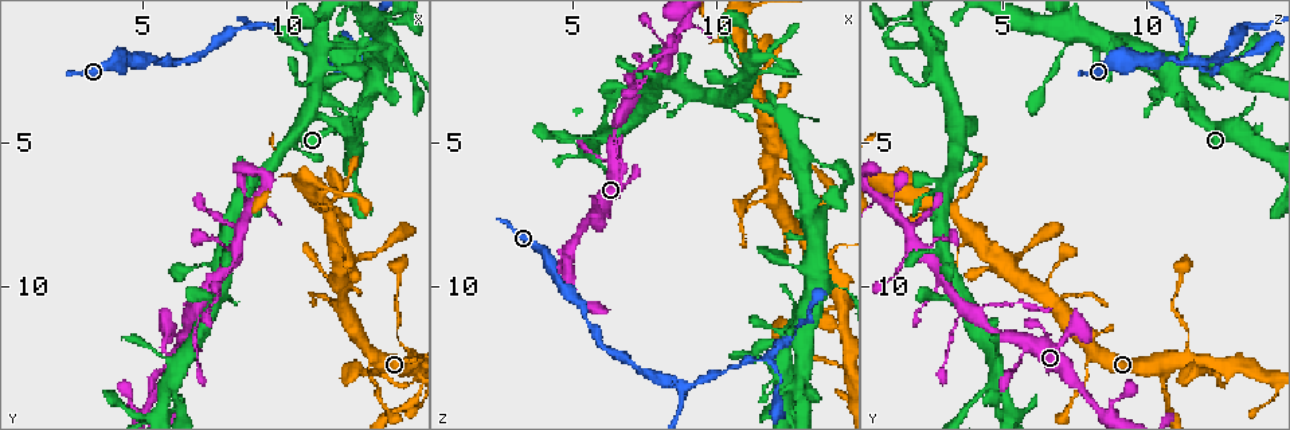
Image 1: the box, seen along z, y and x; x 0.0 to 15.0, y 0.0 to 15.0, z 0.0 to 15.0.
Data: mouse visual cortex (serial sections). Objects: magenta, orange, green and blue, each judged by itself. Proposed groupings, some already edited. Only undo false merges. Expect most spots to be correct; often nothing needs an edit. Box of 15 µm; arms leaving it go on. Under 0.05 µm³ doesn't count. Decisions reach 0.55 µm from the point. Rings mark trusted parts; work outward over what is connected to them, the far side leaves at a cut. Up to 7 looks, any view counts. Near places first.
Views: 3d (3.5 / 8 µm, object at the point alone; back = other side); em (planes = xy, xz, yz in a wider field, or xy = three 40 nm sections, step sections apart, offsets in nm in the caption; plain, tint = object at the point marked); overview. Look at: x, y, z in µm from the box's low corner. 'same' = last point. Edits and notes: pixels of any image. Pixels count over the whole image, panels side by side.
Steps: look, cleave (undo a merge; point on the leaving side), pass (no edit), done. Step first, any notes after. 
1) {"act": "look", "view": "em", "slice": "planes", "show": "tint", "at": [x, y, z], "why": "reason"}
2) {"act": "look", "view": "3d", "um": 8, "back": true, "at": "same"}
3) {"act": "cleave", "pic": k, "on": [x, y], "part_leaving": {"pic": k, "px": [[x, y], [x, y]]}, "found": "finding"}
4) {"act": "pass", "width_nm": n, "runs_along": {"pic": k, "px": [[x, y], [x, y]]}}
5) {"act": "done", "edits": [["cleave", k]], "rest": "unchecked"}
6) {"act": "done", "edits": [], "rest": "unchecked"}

{"act": "look", "view": "3d", "um": 8, "at": [14.4, 13.3, 12.7], "why": "abrupt turn"}

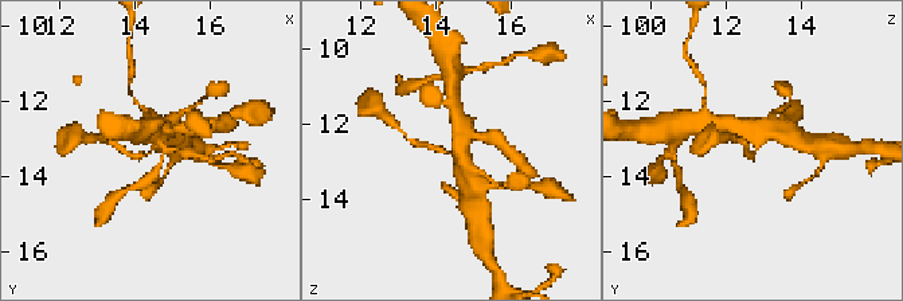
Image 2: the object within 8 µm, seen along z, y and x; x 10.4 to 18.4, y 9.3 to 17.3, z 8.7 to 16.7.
{"act": "look", "view": "3d", "um": 3.5, "at": [14.3, 13.4, 12.8]}

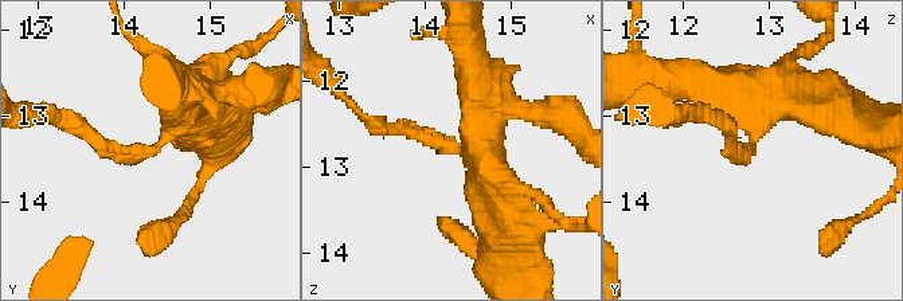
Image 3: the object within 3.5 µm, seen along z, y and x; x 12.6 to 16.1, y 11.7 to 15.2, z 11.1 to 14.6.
{"act": "look", "view": "em", "slice": "planes", "show": "tint", "at": [14.40, 13.35, 12.80]}

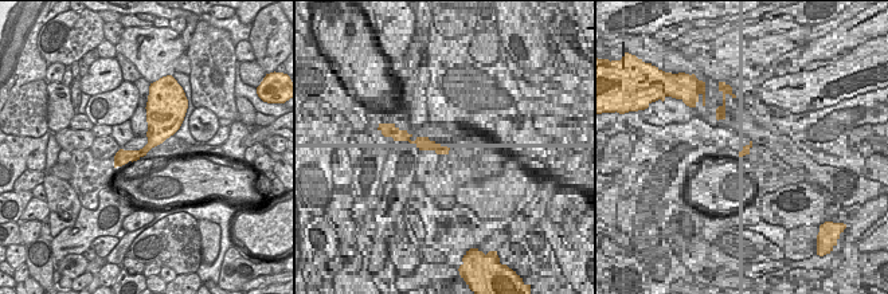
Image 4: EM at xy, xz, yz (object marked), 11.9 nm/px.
{"act": "pass", "runs_along": {"pic": 3, "px": [[479, 117], [479, 152], [379, 128]]}, "found": "one cell here"}

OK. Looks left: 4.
{"act": "look", "view": "3d", "um": 3.5, "at": [8.0, 1.2, 13.2], "why": "narrows sharply"}

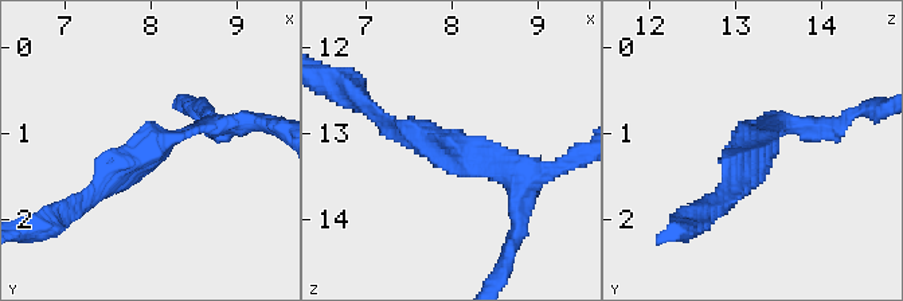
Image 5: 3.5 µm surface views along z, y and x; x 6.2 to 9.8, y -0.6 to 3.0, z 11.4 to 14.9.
{"act": "look", "view": "em", "slice": "xy", "step": 1, "show": "tint", "at": [8.00, 1.20, 13.20], "arms": 3, "arm_widths_nm": [150, 200, 200], "why": "shape alone is not enough"}

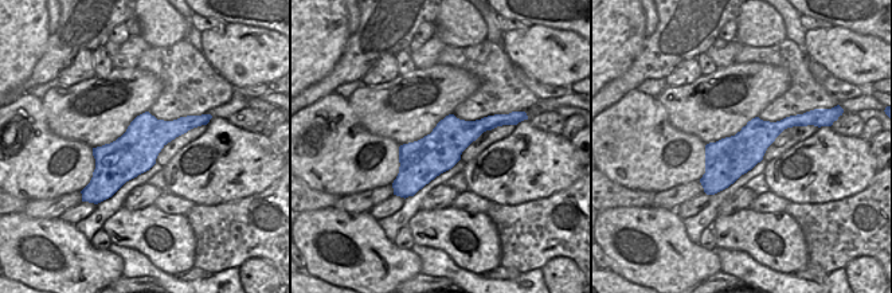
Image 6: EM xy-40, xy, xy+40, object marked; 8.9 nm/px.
{"act": "look", "view": "em", "slice": "xy", "step": 3, "show": "tint", "at": "same"}

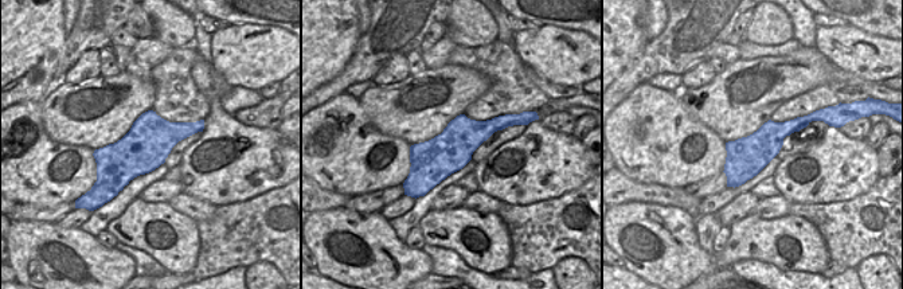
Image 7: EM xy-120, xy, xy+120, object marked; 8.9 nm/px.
{"act": "pass", "width_nm": 380, "runs_along": {"pic": 5, "px": [[83, 202], [125, 160], [223, 124]]}, "found": "all the same cell"}

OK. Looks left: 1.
{"act": "look", "view": "3d", "um": 3.5, "at": [11.5, 2.3, 12.6], "why": "a narrow waist"}

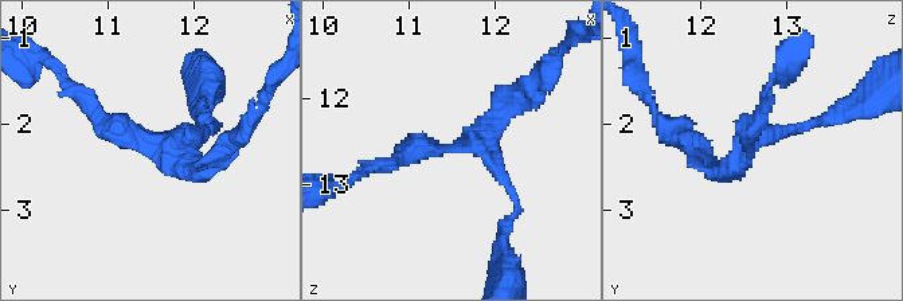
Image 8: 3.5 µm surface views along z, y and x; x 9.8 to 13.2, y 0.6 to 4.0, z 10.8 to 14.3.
{"act": "pass", "arm_widths_nm": [200, 200, 250], "runs_along": {"pic": 8, "px": [[75, 90], [141, 144], [207, 128]]}, "found": "all the same cell"}

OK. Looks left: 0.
{"act": "done", "edits": [], "rest": "unchecked"}

